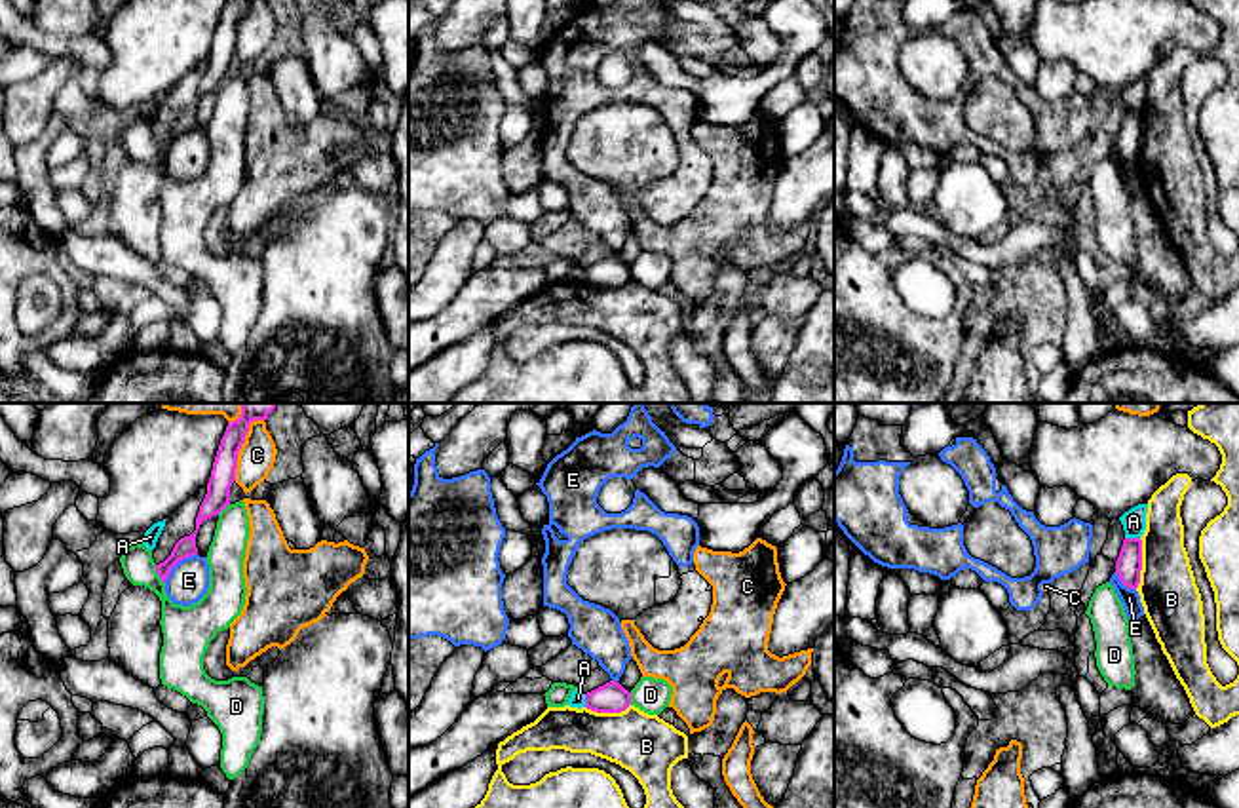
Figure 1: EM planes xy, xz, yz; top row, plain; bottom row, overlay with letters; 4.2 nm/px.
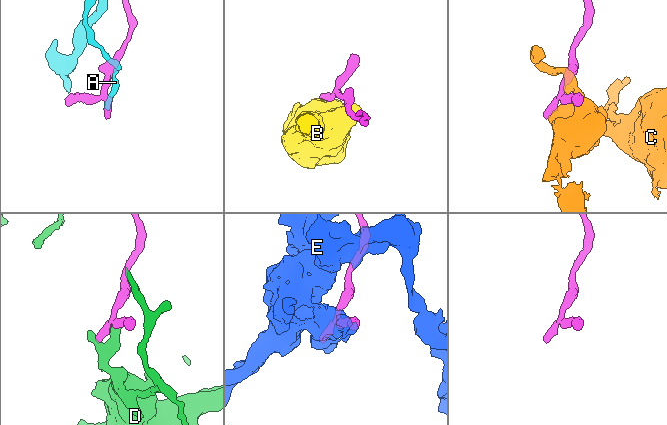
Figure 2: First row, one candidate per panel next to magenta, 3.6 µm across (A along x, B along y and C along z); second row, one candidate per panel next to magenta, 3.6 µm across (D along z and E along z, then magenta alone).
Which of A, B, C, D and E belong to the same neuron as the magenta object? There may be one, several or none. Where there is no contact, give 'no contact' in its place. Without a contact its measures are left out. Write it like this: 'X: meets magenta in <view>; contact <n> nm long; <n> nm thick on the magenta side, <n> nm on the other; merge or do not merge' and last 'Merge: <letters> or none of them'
A: meets magenta in yz; contact 60 nm long; 110 nm thick on the magenta side, 100 nm on the other; do not merge
B: meets magenta in yz; contact 220 nm long; 110 nm thick on the magenta side, 240 nm on the other; do not merge
C: meets magenta in xy; contact 240 nm long; 110 nm thick on the magenta side, 160 nm on the other; do not merge
D: meets magenta in xy; contact 100 nm long; 80 nm thick on the magenta side, 180 nm on the other; do not merge
E: meets magenta in xy; contact 190 nm long; 80 nm thick on the magenta side, 170 nm on the other; do not merge
Merge: none of them

